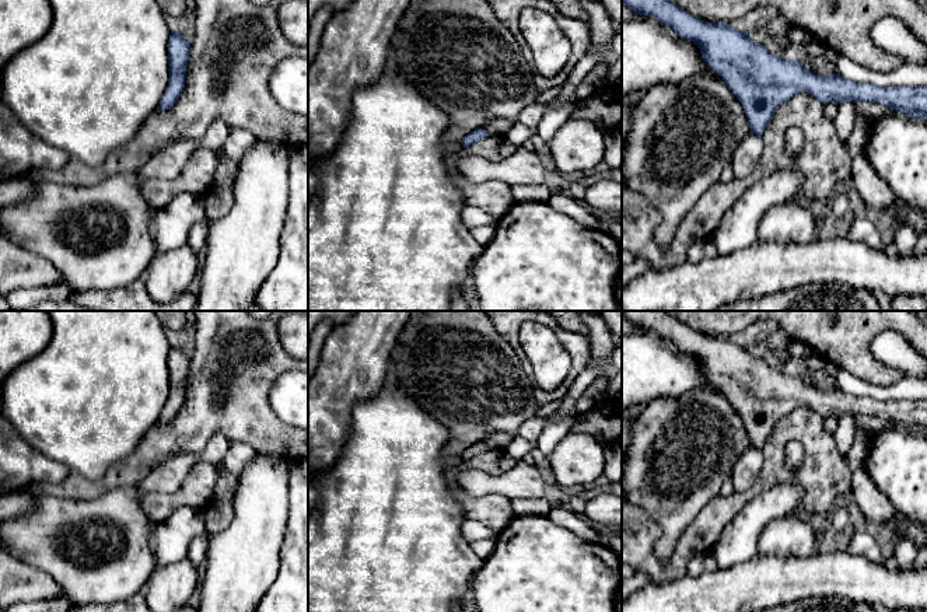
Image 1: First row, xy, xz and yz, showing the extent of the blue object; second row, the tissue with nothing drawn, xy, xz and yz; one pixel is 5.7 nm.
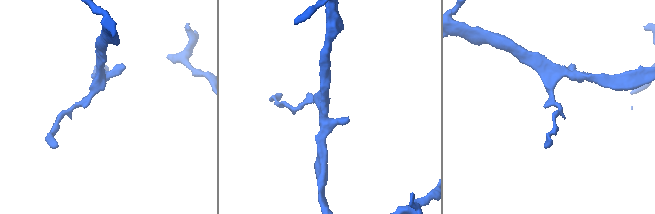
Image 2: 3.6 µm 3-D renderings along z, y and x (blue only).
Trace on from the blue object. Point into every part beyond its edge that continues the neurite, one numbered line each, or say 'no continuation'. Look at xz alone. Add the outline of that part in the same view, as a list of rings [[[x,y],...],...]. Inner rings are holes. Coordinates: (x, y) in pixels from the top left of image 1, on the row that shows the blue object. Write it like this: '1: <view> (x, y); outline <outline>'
no continuation

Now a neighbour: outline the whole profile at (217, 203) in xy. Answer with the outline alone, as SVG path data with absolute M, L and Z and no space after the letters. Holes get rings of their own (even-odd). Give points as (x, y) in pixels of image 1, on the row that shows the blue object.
M213 190L203 200L207 221L220 220L232 206L232 199L228 190Z

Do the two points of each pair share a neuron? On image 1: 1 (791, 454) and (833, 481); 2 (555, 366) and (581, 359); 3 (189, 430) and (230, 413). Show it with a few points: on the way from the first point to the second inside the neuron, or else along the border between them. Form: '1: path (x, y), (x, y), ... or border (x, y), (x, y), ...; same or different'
1: border (805, 450), (804, 460), (797, 468); different
2: border (555, 334), (569, 355), (570, 370), (553, 390); different
3: path (199, 420), (206, 413), (220, 413); same

